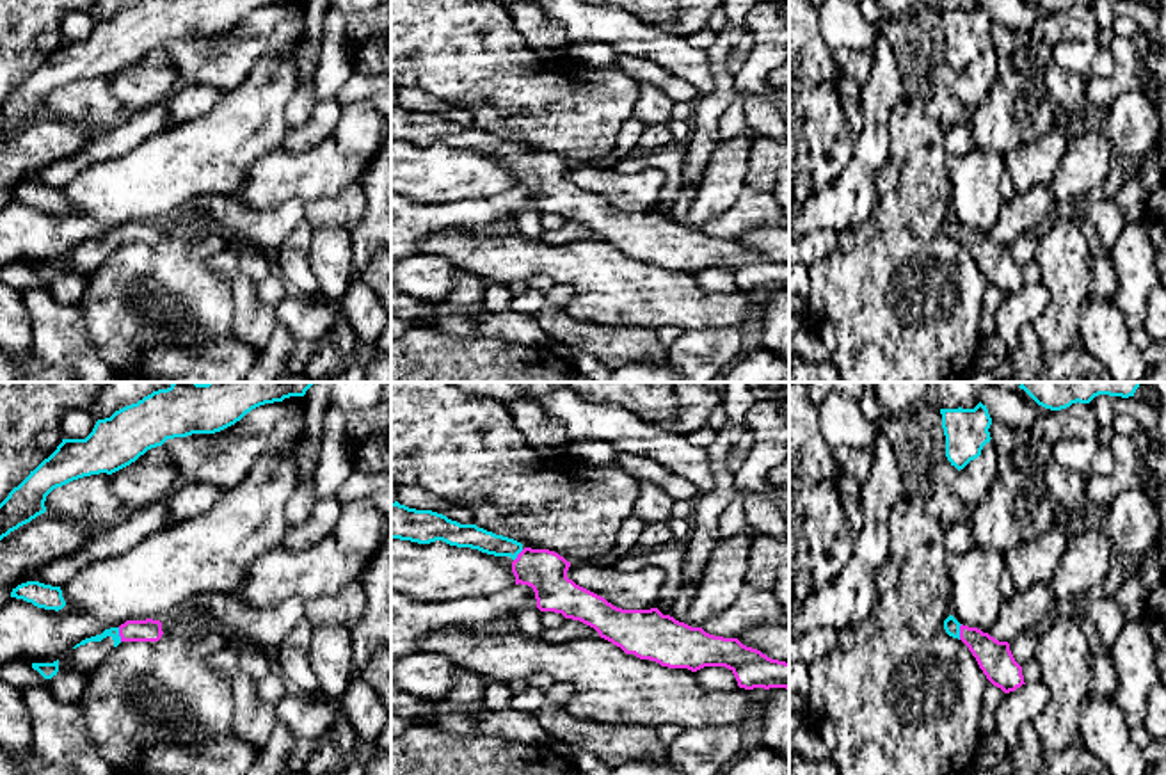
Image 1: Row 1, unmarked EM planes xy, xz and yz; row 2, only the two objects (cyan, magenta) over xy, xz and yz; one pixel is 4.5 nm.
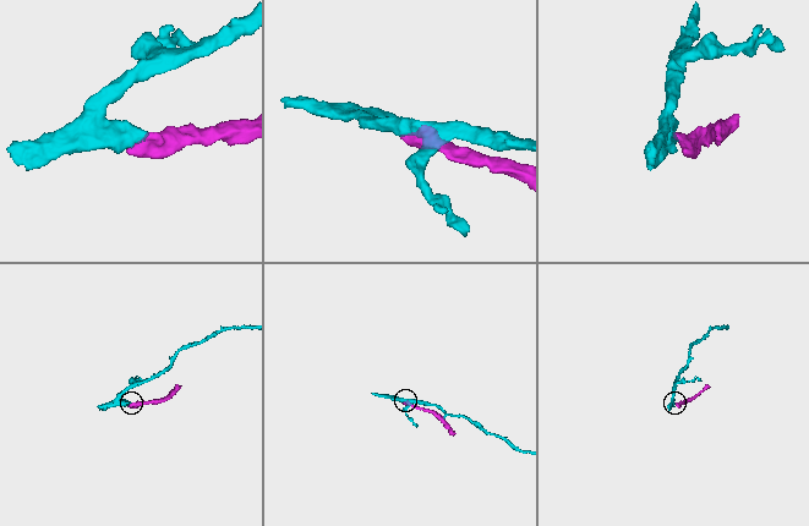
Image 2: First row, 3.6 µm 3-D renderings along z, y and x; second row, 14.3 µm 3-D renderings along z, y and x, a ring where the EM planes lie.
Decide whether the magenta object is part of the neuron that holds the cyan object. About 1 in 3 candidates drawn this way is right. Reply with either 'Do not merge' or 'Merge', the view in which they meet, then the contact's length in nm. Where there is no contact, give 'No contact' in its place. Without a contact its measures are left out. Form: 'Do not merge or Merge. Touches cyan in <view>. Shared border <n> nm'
Merge. Touches cyan in yz. Shared border 70 nm

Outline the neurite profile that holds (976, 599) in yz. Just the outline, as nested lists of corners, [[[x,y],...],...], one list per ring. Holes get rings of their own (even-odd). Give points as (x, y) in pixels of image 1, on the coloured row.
[[[972,546],[962,555],[947,553],[946,569],[951,581],[951,615],[963,626],[988,633],[1004,603],[999,588],[1002,553]]]

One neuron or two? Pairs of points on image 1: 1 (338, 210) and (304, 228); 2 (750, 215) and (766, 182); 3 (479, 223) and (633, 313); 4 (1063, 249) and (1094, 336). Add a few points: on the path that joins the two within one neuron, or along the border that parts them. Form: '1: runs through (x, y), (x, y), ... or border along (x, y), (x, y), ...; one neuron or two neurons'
1: border along (304, 217), (315, 228); two neurons
2: border along (745, 185), (770, 192); two neurons
3: border along (514, 230), (452, 231); two neurons
4: border along (1092, 290), (1083, 304), (1079, 342); two neurons

